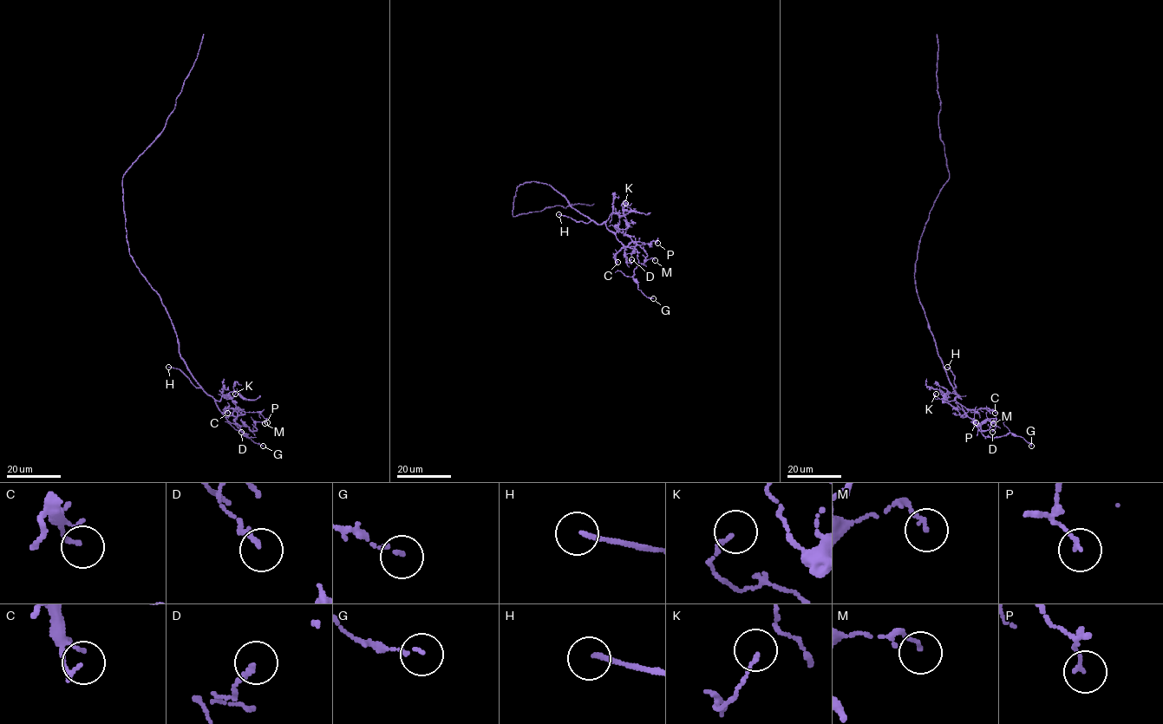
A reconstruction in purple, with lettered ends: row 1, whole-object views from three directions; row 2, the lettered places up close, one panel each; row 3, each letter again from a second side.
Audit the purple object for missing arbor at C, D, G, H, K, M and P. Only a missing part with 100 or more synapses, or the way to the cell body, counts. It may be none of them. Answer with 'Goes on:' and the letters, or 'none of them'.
Goes on: H

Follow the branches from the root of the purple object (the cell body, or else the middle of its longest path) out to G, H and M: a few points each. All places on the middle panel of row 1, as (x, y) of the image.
G: (532, 182), (549, 185), (635, 249), (633, 279), (653, 298)
H: (532, 182), (549, 185), (591, 220), (575, 221), (558, 214)
M: (532, 182), (549, 185), (581, 214), (604, 223), (624, 246), (639, 245), (646, 259), (655, 260)

